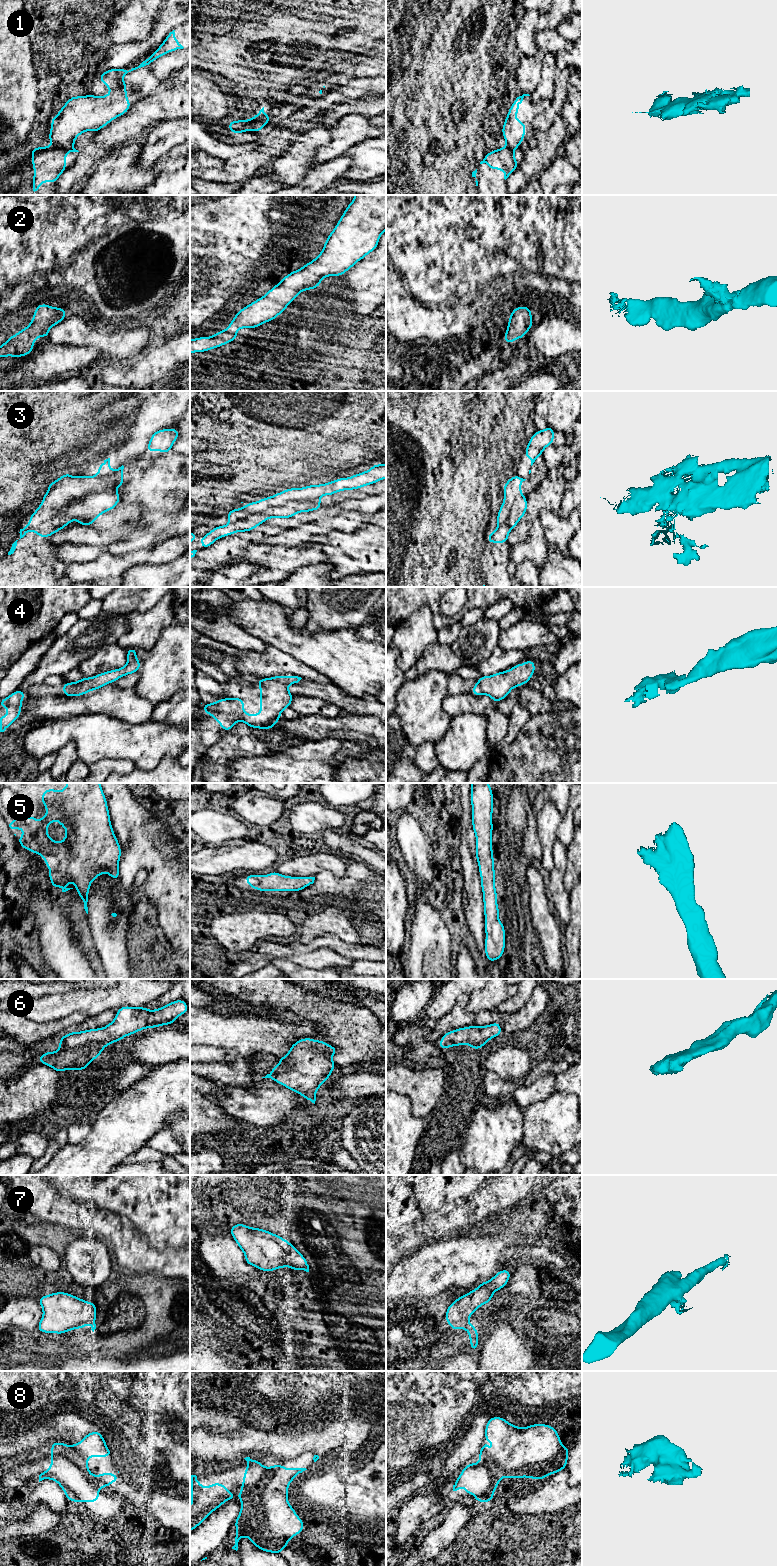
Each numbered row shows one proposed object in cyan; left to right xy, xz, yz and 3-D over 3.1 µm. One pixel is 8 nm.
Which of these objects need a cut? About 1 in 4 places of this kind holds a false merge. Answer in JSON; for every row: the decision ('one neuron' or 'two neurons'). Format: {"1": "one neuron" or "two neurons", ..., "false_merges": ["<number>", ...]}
{"1": "two neurons", "2": "one neuron", "3": "one neuron", "4": "one neuron", "5": "one neuron", "6": "one neuron", "7": "one neuron", "8": "two neurons", "false_merges": ["1", "8"]}

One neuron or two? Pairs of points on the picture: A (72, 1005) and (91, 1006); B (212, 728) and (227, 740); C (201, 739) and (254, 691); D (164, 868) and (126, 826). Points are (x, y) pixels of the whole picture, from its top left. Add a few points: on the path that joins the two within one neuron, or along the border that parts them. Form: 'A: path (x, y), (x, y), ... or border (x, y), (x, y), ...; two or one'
A: path (77, 1005), (86, 1005); one
B: border (222, 730), (219, 738), (205, 752); two
C: path (214, 726), (232, 708), (241, 703); one
D: path (155, 858), (133, 836); one

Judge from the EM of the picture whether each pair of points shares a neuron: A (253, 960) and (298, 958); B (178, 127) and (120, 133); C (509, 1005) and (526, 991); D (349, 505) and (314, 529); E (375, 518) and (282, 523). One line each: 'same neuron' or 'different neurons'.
A: same neuron
B: different neurons
C: same neuron
D: different neurons
E: different neurons

